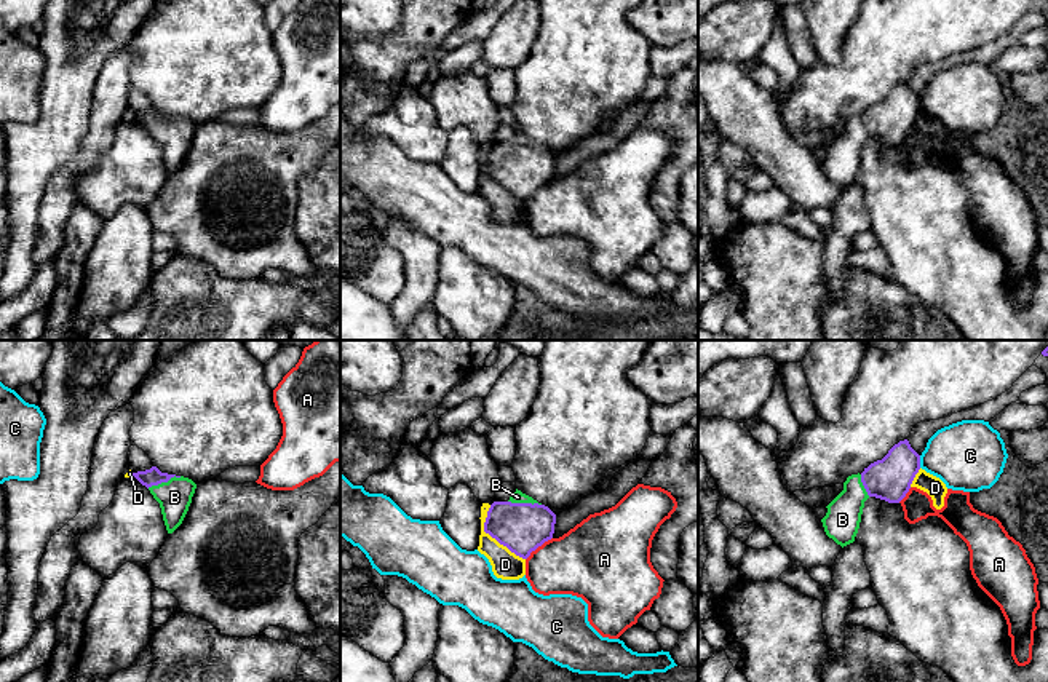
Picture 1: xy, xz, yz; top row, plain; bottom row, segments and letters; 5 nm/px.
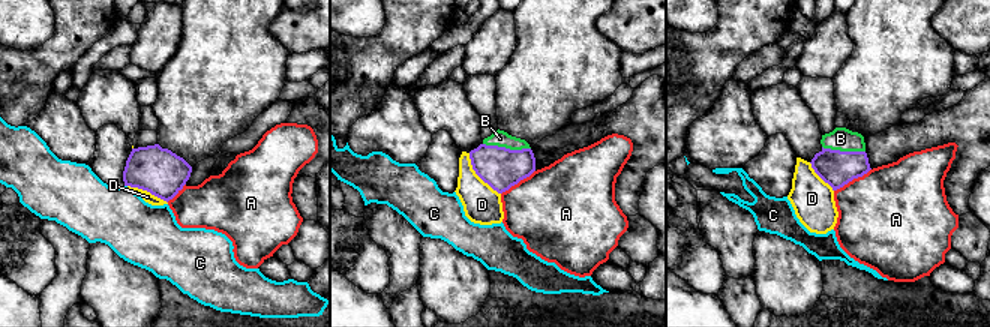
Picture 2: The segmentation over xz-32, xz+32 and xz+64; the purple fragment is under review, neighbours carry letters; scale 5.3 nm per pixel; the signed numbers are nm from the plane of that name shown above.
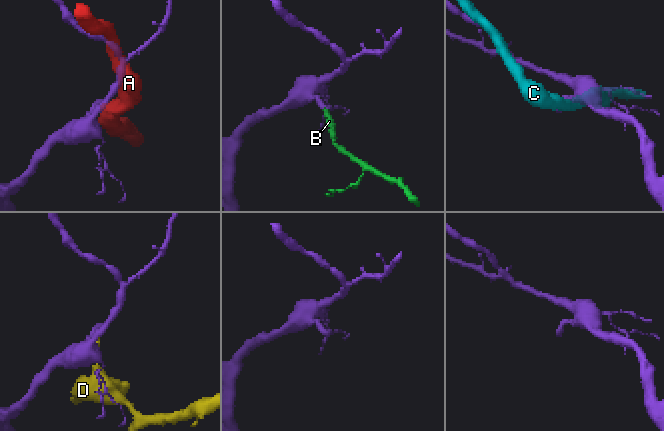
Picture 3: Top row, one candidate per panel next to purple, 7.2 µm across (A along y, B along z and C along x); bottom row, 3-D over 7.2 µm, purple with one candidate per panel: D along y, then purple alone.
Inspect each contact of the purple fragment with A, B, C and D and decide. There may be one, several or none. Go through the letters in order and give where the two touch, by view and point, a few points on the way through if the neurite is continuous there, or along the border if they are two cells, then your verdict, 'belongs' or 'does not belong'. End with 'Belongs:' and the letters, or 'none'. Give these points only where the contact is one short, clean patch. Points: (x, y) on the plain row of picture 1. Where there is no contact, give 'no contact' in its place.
A: meets purple in xz at (537, 189); does not belong
B: meets purple in xy at (163, 123); runs through xy (154, 118), (163, 123), (174, 139); belongs
C: meets purple in yz at (919, 104); does not belong
D: meets purple in xz at (492, 179); does not belong
Belongs: B

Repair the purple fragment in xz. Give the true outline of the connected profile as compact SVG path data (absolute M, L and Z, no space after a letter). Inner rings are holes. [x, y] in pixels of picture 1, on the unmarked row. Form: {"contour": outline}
{"contour": "M516 134L508 144L494 144L484 174L516 198L527 201L532 193L553 180L556 157L532 139Z"}

